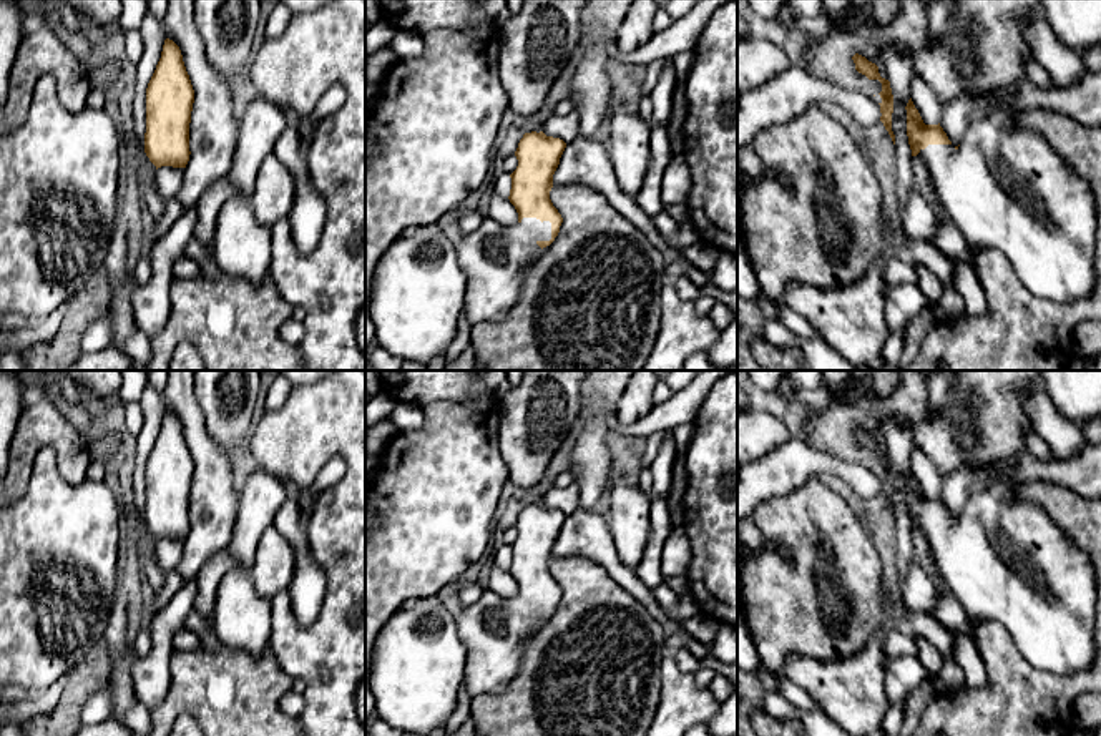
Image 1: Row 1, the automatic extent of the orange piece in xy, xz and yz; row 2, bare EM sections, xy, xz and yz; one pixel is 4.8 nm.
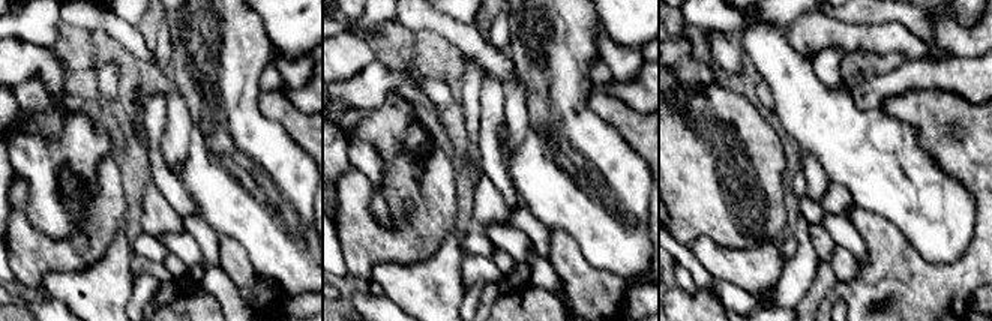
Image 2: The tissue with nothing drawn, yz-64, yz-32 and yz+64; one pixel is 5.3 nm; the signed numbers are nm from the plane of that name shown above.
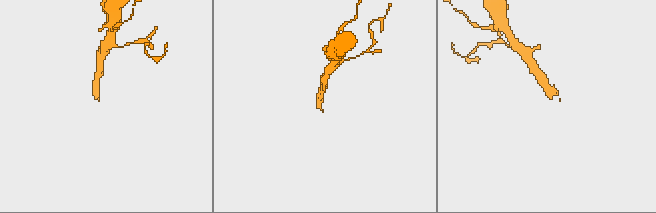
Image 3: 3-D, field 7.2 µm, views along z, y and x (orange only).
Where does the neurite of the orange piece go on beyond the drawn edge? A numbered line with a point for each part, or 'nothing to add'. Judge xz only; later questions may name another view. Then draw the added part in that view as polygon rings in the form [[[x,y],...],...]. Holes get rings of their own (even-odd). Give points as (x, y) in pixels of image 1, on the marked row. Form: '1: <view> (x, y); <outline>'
1: xz (497, 258); [[[485,218],[467,238],[467,241],[457,244],[457,258],[467,277],[473,279],[473,284],[467,287],[463,314],[475,326],[483,321],[500,319],[505,311],[516,304],[525,272],[541,253],[536,243],[551,239],[551,223],[523,218],[513,226],[505,226]]]

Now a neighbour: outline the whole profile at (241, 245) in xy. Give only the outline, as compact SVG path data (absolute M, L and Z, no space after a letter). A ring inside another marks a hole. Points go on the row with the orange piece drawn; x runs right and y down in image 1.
M249 198L224 203L214 229L214 254L221 272L259 286L271 272L271 228L261 224Z

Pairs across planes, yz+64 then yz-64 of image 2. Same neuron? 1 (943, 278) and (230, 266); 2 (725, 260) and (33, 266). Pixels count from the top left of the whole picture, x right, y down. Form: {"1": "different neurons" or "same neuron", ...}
{"1": "same neuron", "2": "different neurons"}

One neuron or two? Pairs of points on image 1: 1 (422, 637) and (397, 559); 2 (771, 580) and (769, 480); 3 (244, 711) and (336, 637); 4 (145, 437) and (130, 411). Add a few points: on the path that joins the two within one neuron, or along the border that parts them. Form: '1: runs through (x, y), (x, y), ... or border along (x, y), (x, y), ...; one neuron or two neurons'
1: border along (435, 593), (417, 600); two neurons
2: border along (804, 480), (796, 489), (763, 499), (754, 507); two neurons
3: border along (269, 645), (276, 663), (293, 678); two neurons
4: border along (138, 401), (143, 411), (143, 426), (137, 436); two neurons

